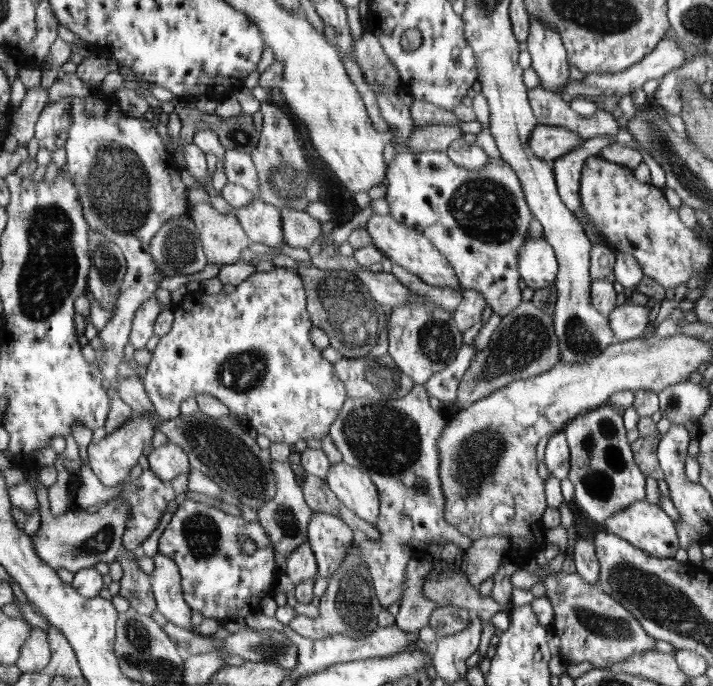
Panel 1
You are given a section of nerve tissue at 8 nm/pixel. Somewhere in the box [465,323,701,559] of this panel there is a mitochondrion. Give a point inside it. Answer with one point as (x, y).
(601, 487)

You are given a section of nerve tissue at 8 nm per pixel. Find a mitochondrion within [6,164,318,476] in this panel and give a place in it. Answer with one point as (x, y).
(49, 270)

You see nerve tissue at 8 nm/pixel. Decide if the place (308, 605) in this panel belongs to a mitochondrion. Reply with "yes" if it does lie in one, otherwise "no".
no

